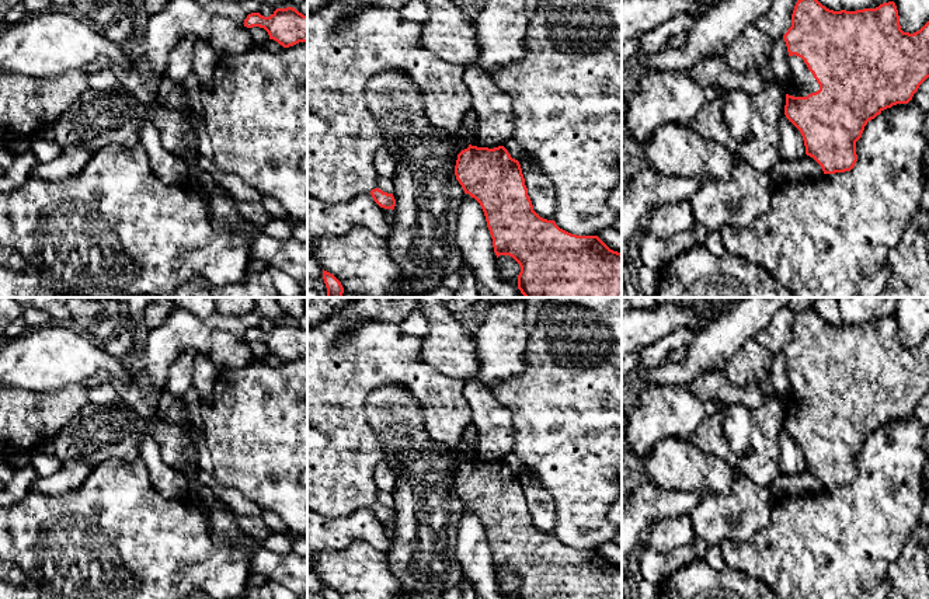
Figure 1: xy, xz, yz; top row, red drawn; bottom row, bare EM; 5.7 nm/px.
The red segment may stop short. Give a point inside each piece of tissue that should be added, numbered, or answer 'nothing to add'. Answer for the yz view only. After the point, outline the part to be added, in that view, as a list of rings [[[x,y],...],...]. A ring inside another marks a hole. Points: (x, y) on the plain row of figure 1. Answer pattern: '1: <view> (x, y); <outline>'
1: yz (801, 397); [[[796,369],[789,370],[789,379],[791,384],[787,405],[789,410],[807,411],[820,404],[820,398],[801,372]]]

